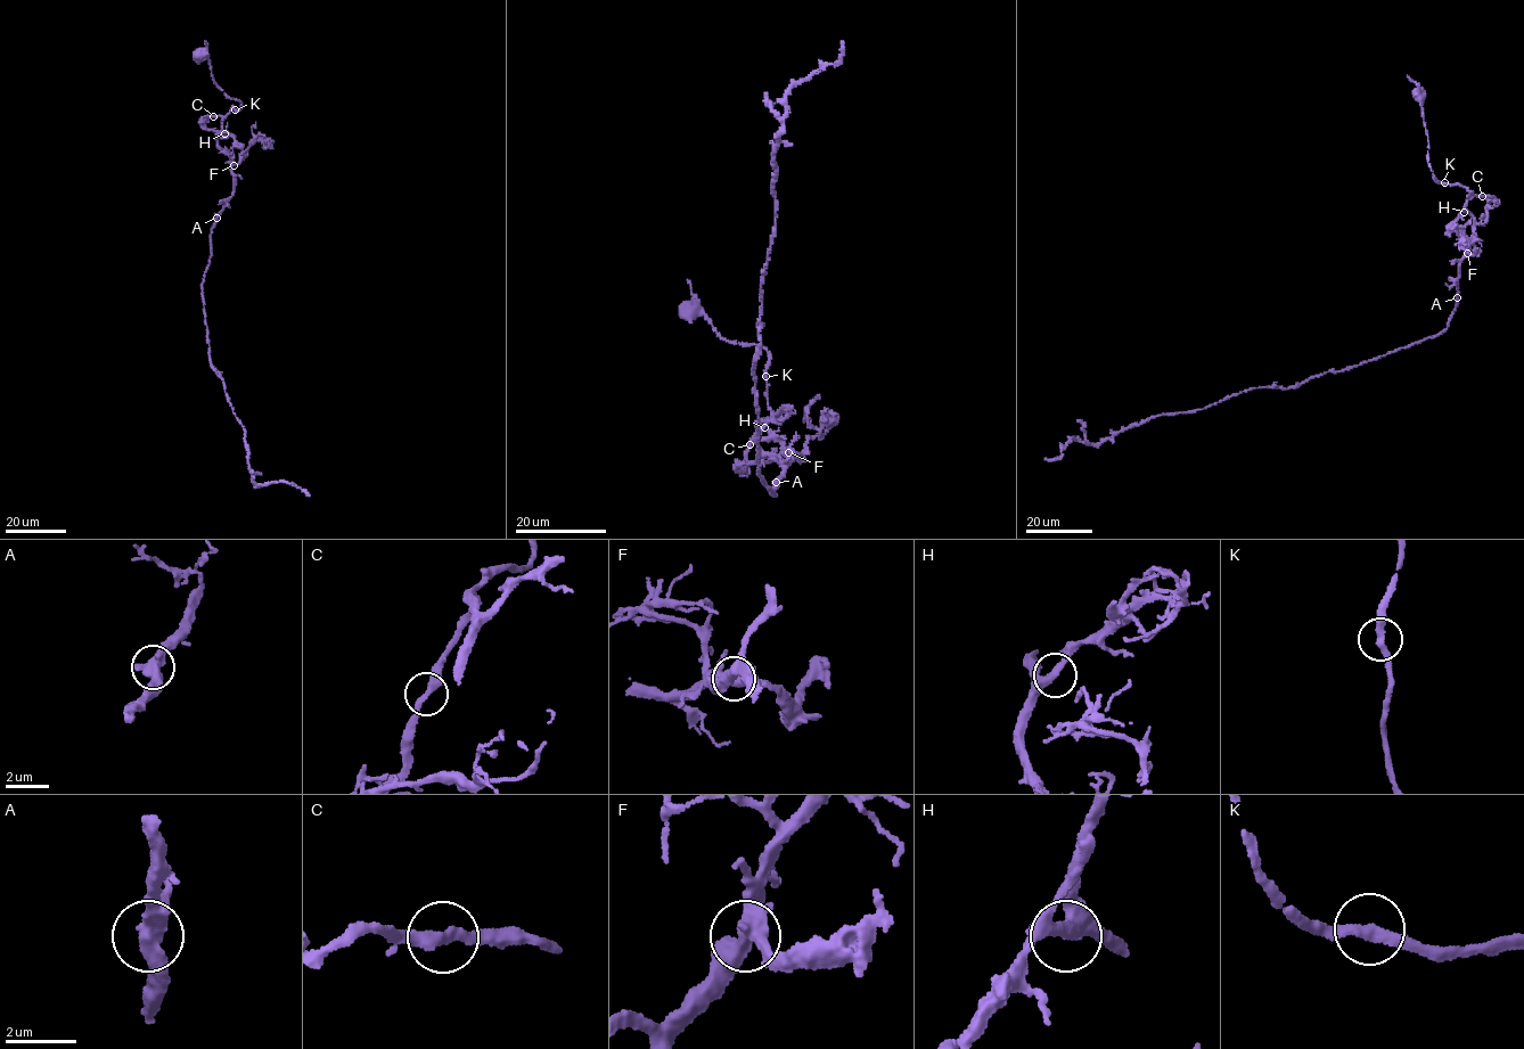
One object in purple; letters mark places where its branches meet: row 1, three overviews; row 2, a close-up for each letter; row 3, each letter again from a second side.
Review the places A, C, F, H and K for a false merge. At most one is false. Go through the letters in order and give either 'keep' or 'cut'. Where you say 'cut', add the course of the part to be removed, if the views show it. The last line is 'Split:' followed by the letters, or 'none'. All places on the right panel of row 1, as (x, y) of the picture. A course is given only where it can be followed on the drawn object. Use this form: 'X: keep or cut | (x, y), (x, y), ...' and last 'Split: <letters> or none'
A: cut | (1457, 297), (1434, 336), (1283, 388), (1149, 418), (1100, 443), (1072, 439), (1045, 459)
C: keep
F: keep
H: keep
K: keep
Split: A

